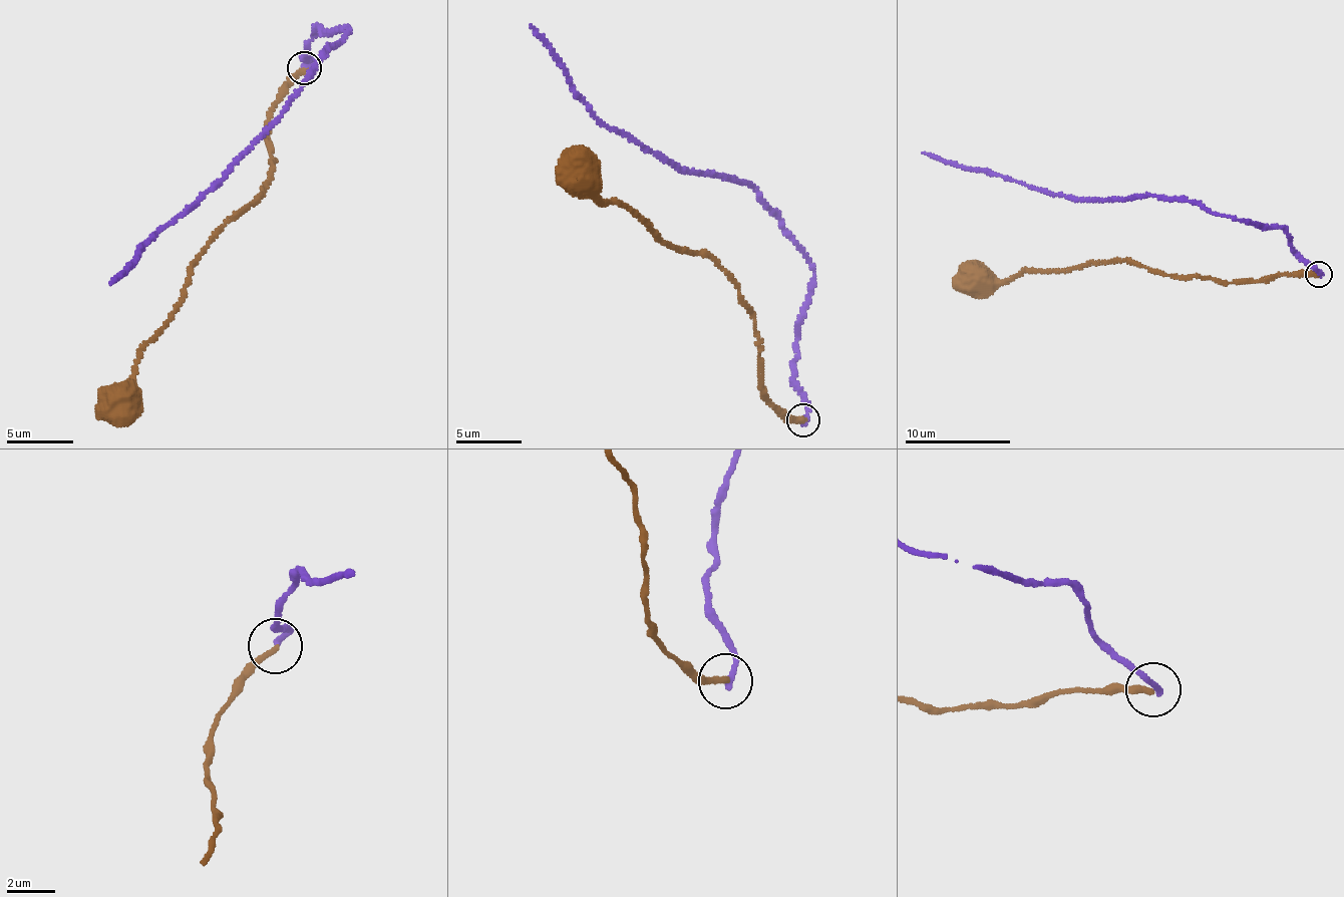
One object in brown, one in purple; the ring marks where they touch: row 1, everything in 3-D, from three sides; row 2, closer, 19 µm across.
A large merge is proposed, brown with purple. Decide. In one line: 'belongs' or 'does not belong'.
does not belong

